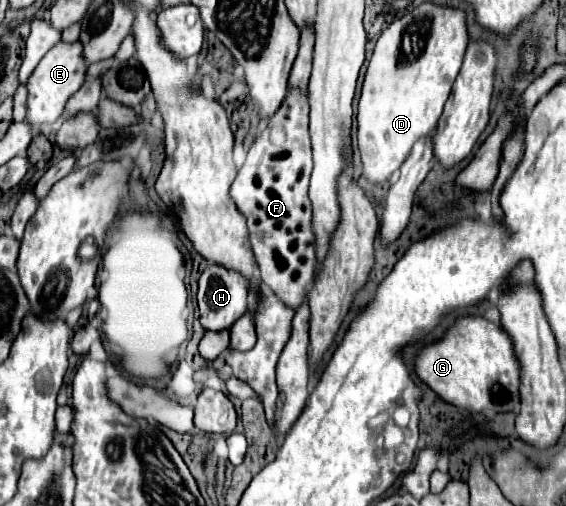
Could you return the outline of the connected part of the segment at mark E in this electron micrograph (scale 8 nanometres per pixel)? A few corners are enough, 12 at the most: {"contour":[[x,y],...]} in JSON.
{"contour":[[59,41],[27,81],[31,127],[83,85],[81,41]]}

